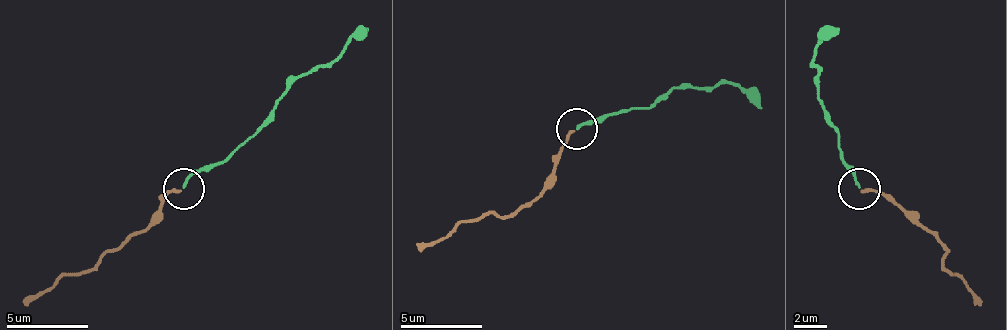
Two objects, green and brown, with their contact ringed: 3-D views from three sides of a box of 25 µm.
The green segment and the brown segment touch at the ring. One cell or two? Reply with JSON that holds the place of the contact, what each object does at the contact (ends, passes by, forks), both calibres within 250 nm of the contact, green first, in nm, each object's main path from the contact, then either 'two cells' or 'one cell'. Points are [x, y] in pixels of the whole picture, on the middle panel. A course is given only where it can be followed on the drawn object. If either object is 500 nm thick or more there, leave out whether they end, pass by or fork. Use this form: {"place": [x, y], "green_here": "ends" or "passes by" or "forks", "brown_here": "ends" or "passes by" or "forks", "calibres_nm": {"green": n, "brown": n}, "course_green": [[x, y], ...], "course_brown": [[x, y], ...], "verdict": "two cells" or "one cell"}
{"place": [577, 128], "green_here": "ends", "brown_here": "ends", "calibres_nm": {"green": 130, "brown": 170}, "course_green": [[576, 127], [621, 111], [650, 107], [674, 86], [736, 82], [761, 107]], "course_brown": [[576, 132], [567, 136], [555, 177], [530, 202], [502, 218], [460, 222], [419, 251]], "verdict": "one cell"}

